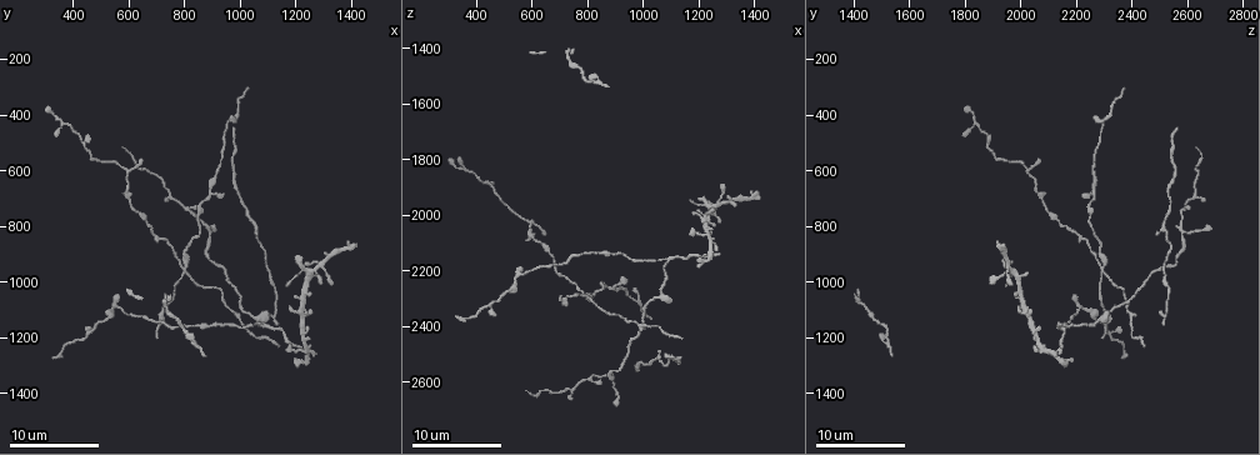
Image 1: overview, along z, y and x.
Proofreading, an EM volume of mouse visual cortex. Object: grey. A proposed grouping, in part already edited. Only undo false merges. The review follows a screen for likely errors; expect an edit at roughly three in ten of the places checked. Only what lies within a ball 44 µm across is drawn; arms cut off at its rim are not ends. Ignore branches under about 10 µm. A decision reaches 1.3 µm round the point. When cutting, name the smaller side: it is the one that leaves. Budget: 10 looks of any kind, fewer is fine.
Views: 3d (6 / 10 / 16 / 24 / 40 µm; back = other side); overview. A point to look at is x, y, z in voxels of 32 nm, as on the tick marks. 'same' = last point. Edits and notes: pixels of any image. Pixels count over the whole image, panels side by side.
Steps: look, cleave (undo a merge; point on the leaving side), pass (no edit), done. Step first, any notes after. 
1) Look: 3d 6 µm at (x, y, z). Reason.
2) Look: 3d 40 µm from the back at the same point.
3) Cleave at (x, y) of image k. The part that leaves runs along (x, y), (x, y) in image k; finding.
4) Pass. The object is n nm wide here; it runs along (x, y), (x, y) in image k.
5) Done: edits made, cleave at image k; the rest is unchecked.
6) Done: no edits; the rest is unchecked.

Look: 3d 10 µm at (970, 1100, 2380). Looks like a crossing.

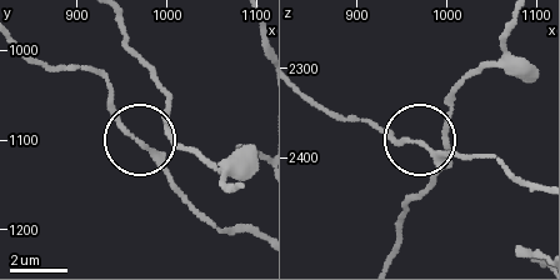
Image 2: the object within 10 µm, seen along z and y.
Look: 3d 10 µm from the back at (975, 1110, 2385).

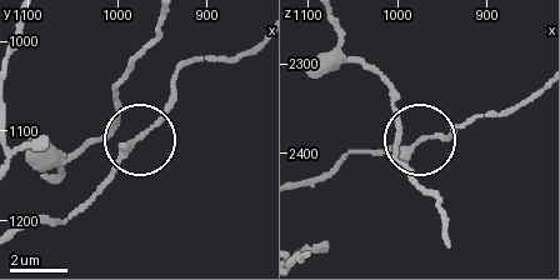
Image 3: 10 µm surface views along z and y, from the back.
Pass. 4 arms meet here; one neuron here.

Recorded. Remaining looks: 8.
Look: 3d 16 µm at (1080, 1160, 2170). Two arms in line, one across.

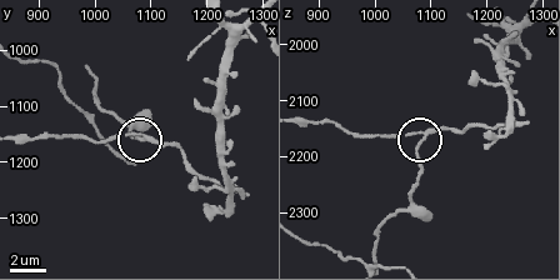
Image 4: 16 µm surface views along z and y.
Look: 3d 16 µm from the back at the same point. Other side.

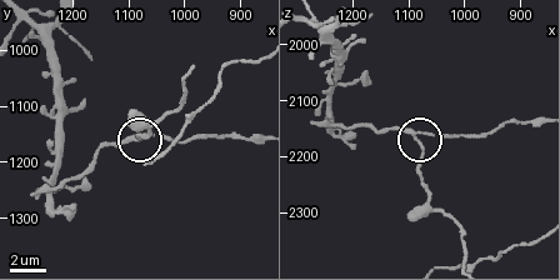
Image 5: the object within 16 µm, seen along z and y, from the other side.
Pass. 3 arms meet here; it runs along (466, 254), (458, 228), (433, 205), (420, 139), (474, 134) in image 5; all the same neuron.

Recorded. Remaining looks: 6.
Look: 3d 6 µm at (540, 1080, 2210).

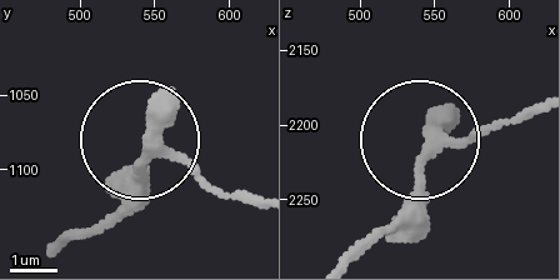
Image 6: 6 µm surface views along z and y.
Look: 3d 6 µm from the back at (554, 1086, 2212).

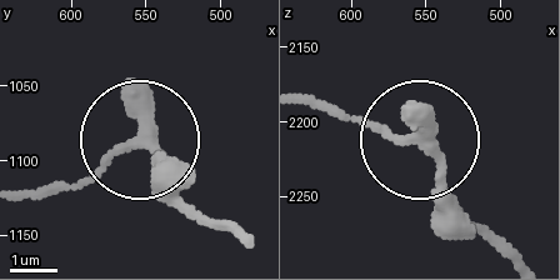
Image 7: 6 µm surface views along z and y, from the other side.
Pass. The object is 230 nm wide here; it runs along (29, 194), (100, 174), (140, 146), (204, 223) in image 7; continuous, no second neuron.

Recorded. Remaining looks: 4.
Look: 3d 6 µm at (670, 790, 2140). Calibre changes.

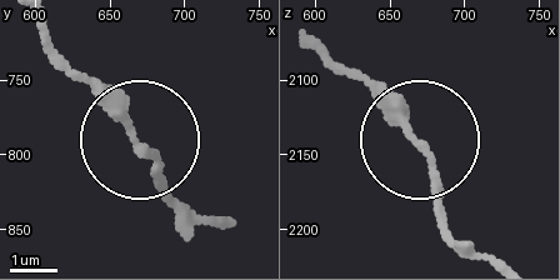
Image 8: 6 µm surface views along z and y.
Look: 3d 6 µm from the back at (670, 796, 2144). From behind.

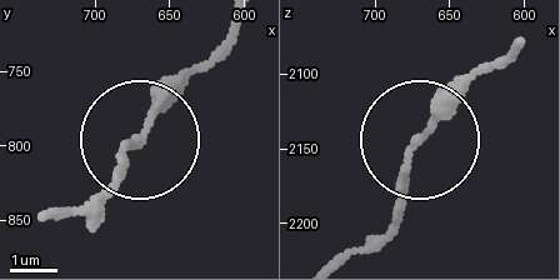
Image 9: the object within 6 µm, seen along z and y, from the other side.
Pass. The object is 160 nm wide here; it runs along (59, 218), (119, 169), (154, 110), (210, 54) in image 9; one neuron here.

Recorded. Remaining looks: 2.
Look: 3d 6 µm at (790, 940, 2290). A fork.

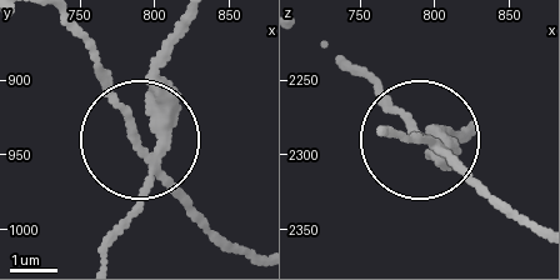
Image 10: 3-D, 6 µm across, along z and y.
Cleave at (164, 95) of image 10. The object is 230 nm wide here; the part that leaves runs along (149, 165), (176, 26) in image 10; a second neuron is stuck on.

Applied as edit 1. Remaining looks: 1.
Done: edits made, cleave at image 10; the rest is unchecked.

